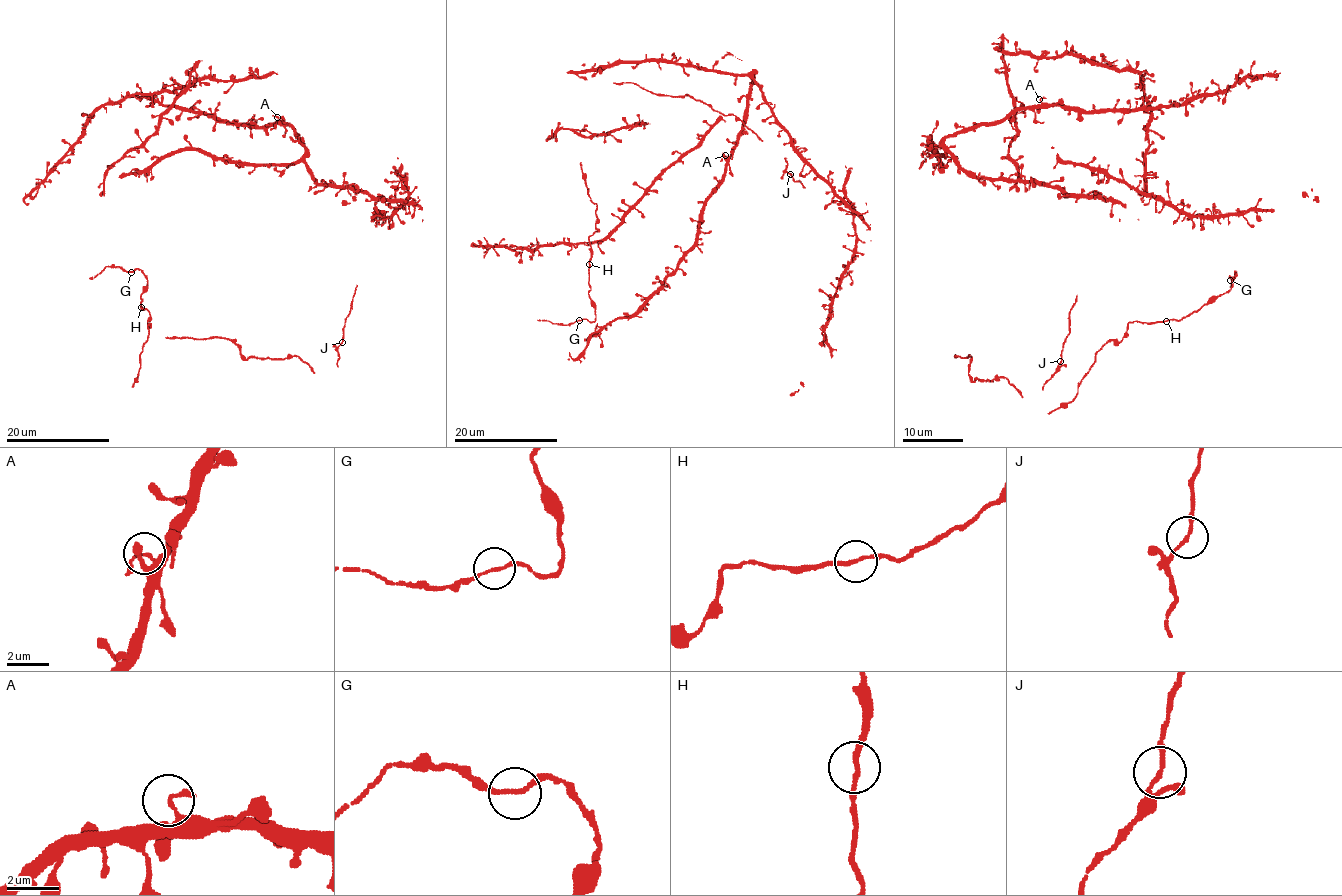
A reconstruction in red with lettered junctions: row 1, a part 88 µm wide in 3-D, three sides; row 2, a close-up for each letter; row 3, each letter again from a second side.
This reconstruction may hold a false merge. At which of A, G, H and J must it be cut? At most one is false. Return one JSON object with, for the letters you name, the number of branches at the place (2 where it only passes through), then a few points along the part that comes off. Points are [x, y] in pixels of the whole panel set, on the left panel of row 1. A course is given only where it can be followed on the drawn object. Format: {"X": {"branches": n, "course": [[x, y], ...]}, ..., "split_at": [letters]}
{"split_at": []}

